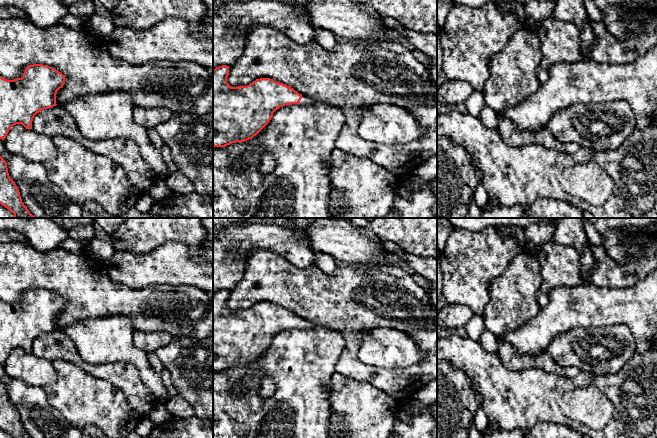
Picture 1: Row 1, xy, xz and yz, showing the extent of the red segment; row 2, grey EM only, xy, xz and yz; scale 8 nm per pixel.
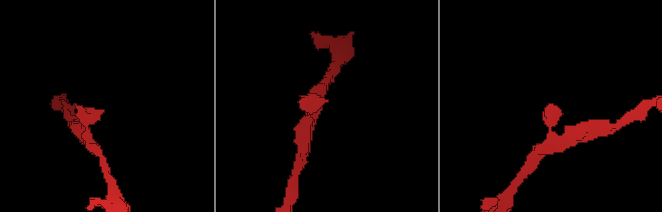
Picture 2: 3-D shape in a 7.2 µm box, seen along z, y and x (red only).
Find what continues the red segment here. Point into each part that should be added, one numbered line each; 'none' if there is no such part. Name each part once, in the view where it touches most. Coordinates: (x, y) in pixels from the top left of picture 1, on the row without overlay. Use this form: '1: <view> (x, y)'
1: xz (305, 324)

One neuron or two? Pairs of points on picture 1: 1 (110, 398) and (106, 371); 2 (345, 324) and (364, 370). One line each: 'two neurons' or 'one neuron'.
1: two neurons
2: one neuron

